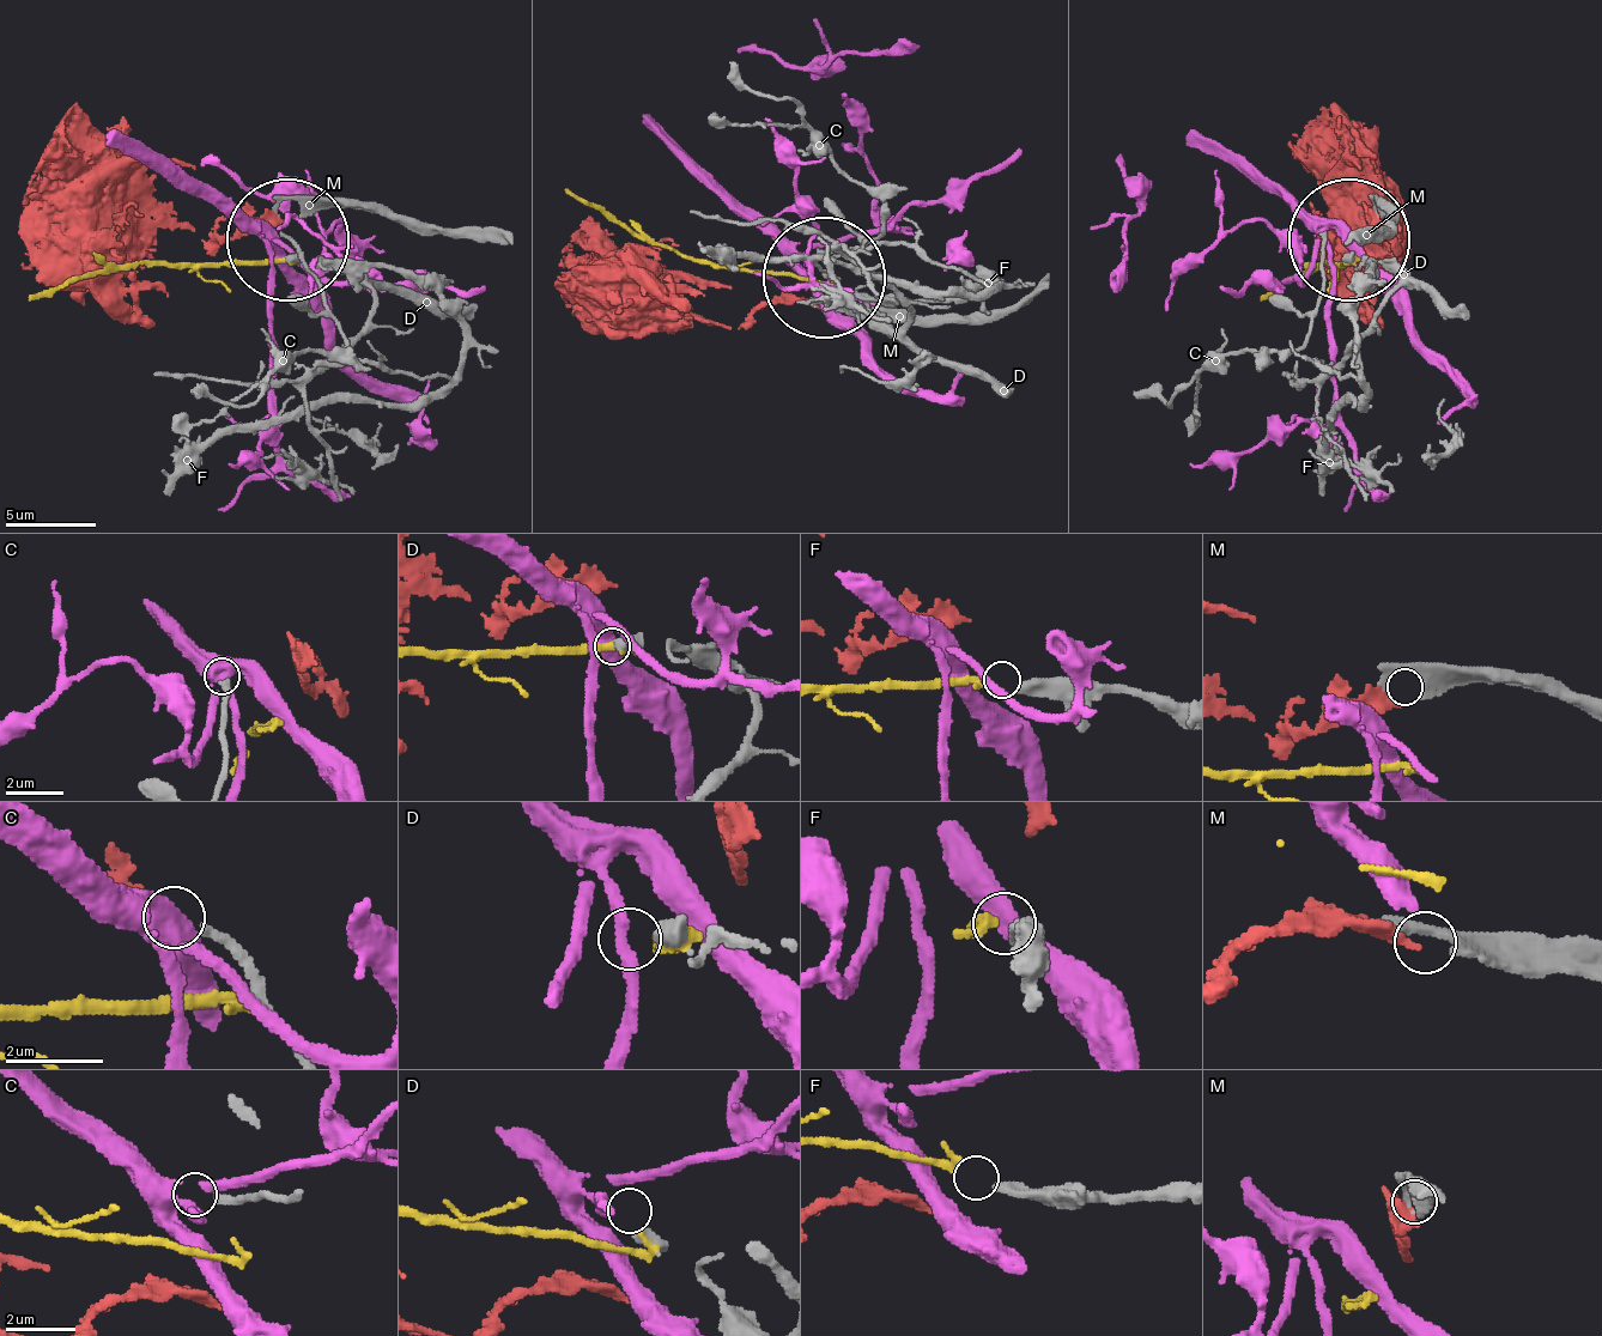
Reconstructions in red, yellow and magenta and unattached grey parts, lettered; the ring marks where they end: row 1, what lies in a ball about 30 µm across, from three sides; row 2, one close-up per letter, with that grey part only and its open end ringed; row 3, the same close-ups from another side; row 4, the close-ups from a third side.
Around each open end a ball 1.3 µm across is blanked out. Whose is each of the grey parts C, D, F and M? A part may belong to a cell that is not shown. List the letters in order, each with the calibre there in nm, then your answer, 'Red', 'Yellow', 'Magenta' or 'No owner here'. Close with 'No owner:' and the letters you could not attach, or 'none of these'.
C: Thickness 200 nm. No owner here
D: Thickness 420 nm. No owner here
F: Thickness 380 nm. Yellow
M: Thickness 380 nm. Red
No owner: C, D

